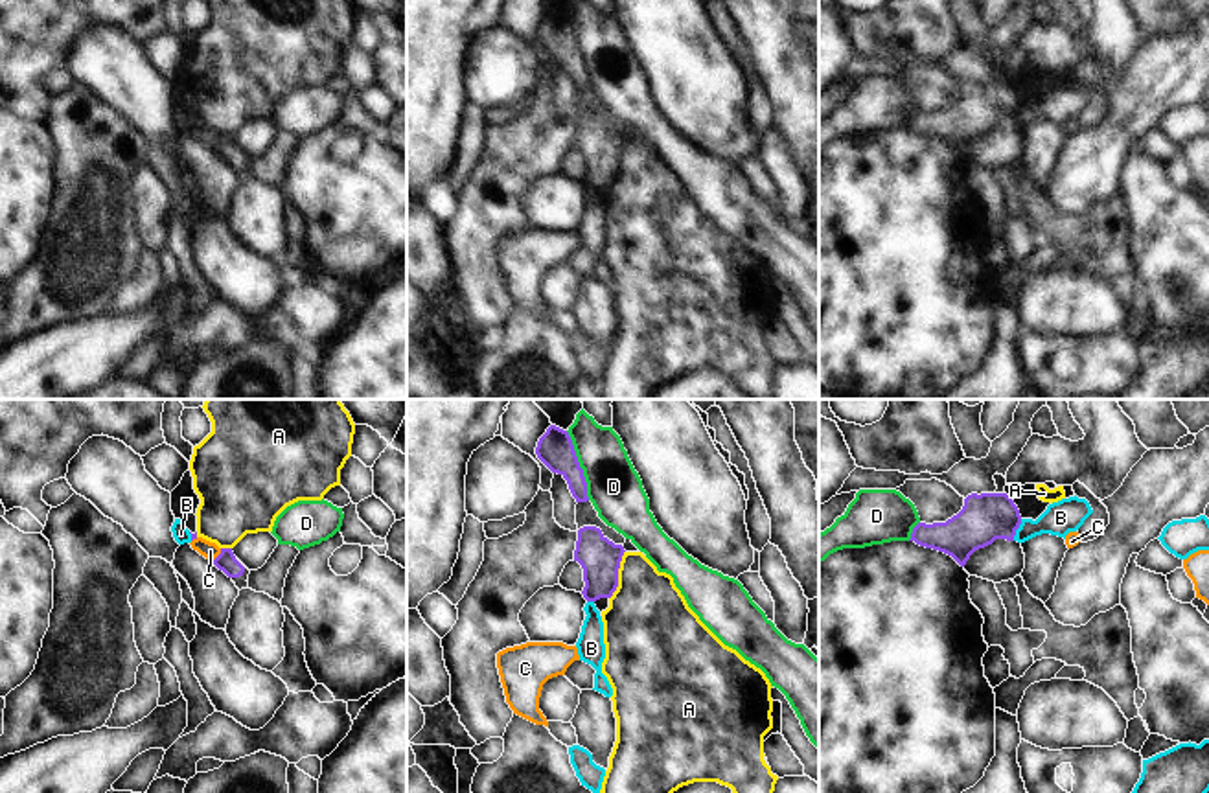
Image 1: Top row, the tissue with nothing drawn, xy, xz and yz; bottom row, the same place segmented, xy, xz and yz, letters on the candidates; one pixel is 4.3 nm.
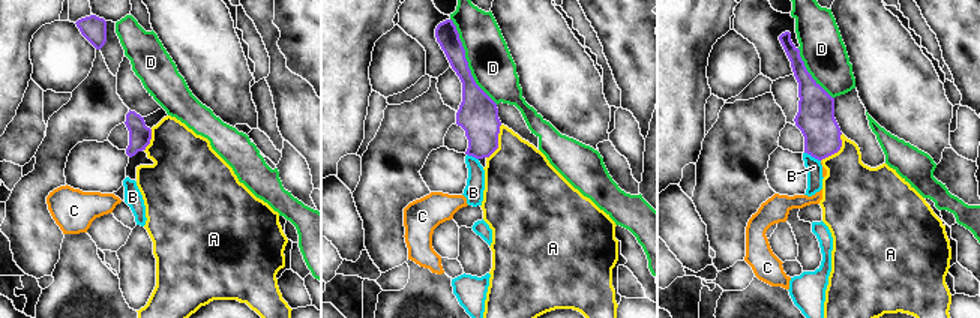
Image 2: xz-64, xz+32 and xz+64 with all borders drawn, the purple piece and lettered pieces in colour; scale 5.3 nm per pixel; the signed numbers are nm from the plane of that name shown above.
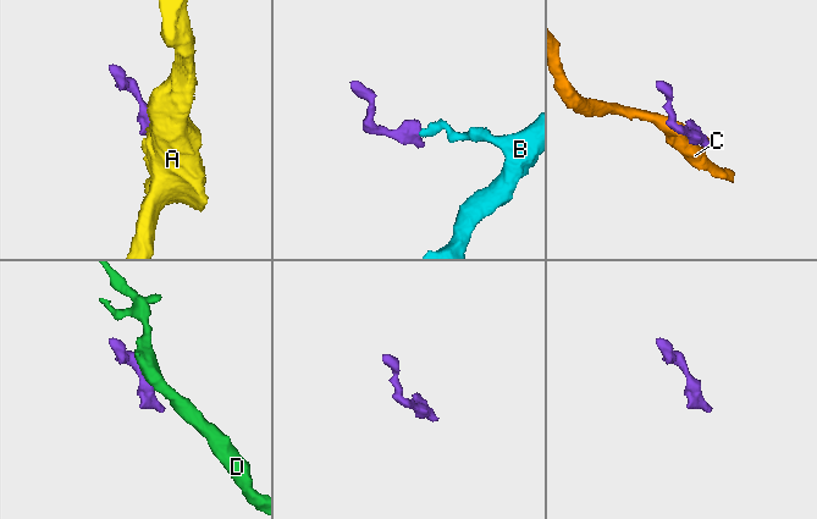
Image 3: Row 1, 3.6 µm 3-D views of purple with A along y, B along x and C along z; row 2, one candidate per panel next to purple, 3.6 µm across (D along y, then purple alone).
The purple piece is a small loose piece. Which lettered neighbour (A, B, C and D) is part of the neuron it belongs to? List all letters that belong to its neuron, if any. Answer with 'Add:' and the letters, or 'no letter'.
Add: no letter

